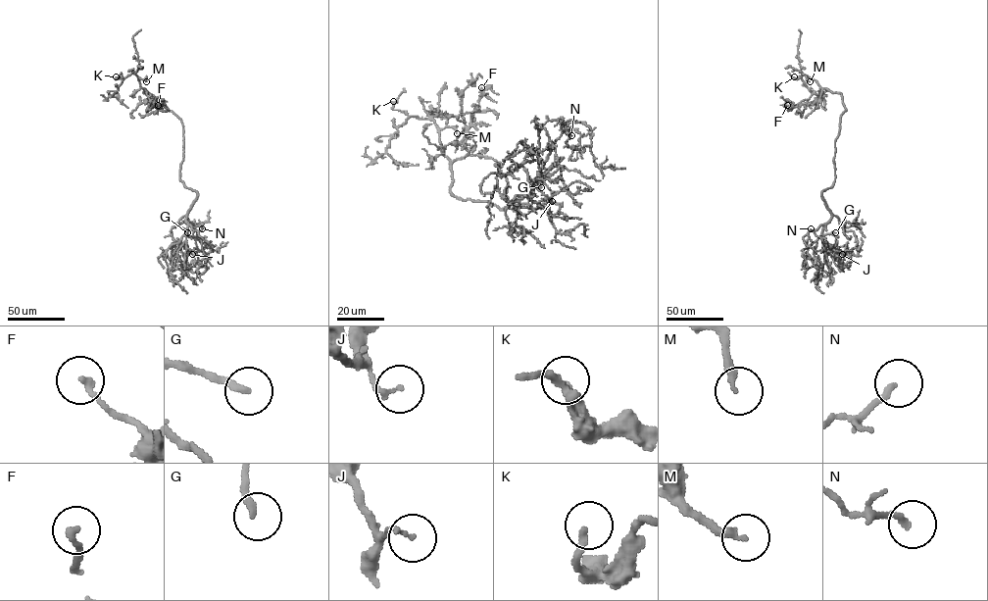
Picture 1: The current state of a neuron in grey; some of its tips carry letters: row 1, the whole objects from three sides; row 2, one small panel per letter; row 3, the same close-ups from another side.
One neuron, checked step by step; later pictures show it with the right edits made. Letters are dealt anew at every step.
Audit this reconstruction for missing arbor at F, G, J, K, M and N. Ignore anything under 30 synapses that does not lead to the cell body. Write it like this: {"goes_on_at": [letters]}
{"goes_on_at": ["G", "M"]}

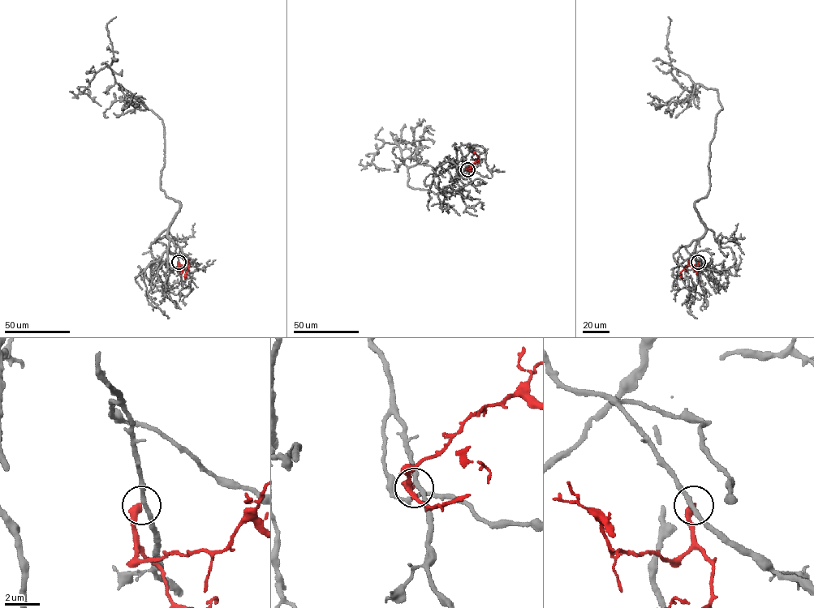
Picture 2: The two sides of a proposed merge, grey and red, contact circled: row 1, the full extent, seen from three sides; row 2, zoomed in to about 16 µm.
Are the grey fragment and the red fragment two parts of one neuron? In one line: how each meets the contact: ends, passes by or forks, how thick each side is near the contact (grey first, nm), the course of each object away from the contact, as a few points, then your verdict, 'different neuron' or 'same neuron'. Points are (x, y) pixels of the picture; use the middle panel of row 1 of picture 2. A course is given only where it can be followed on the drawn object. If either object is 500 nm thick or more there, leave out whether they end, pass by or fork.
grey passes by; red ends there; 280 nm thick on the grey side, 400 nm on the other; grey runs (467, 169), (464, 157), (453, 186), (437, 193), (411, 187), (399, 146), (385, 142), (372, 162), (389, 169); red runs (467, 169), (473, 163), (479, 162), (475, 152), (473, 154); different neuron

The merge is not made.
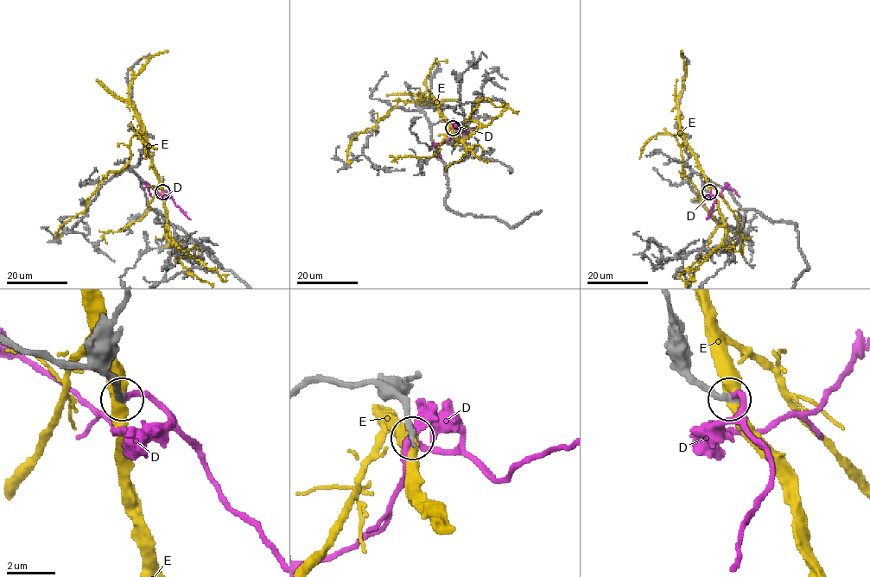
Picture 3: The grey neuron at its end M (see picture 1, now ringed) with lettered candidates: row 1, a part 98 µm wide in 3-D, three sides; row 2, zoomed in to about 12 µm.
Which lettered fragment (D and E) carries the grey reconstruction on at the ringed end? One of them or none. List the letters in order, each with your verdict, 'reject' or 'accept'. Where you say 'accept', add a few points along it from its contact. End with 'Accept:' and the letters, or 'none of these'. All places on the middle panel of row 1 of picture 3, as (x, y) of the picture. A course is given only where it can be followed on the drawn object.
D: accept
E: reject
Accept: D

